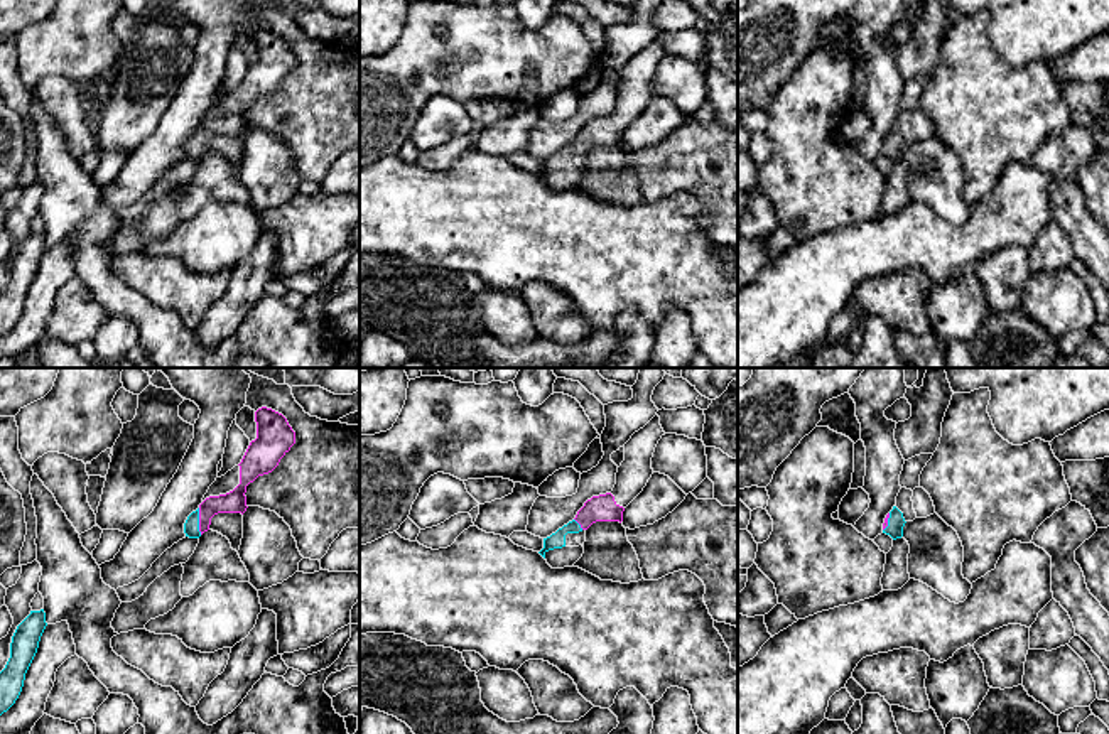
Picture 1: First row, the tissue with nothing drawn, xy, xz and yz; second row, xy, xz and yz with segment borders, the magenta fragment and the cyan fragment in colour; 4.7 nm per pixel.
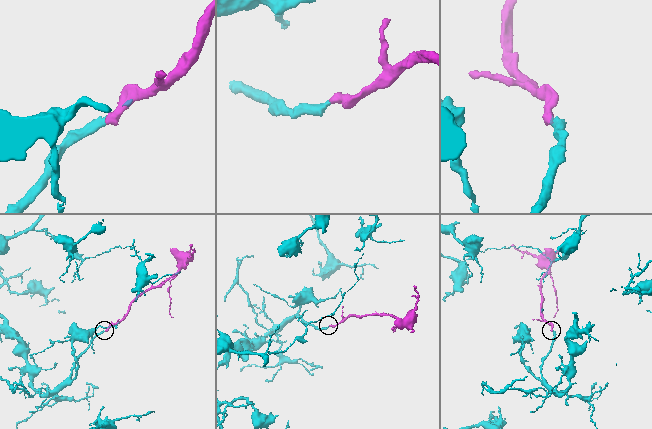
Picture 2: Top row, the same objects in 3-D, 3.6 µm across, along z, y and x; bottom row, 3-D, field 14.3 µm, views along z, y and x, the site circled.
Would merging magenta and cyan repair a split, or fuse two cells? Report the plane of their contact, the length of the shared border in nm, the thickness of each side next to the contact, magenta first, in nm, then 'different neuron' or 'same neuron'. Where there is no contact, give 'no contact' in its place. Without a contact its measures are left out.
meets magenta in xy; contact 130 nm long; 110 nm thick on the magenta side, 80 nm on the other; same neuron

